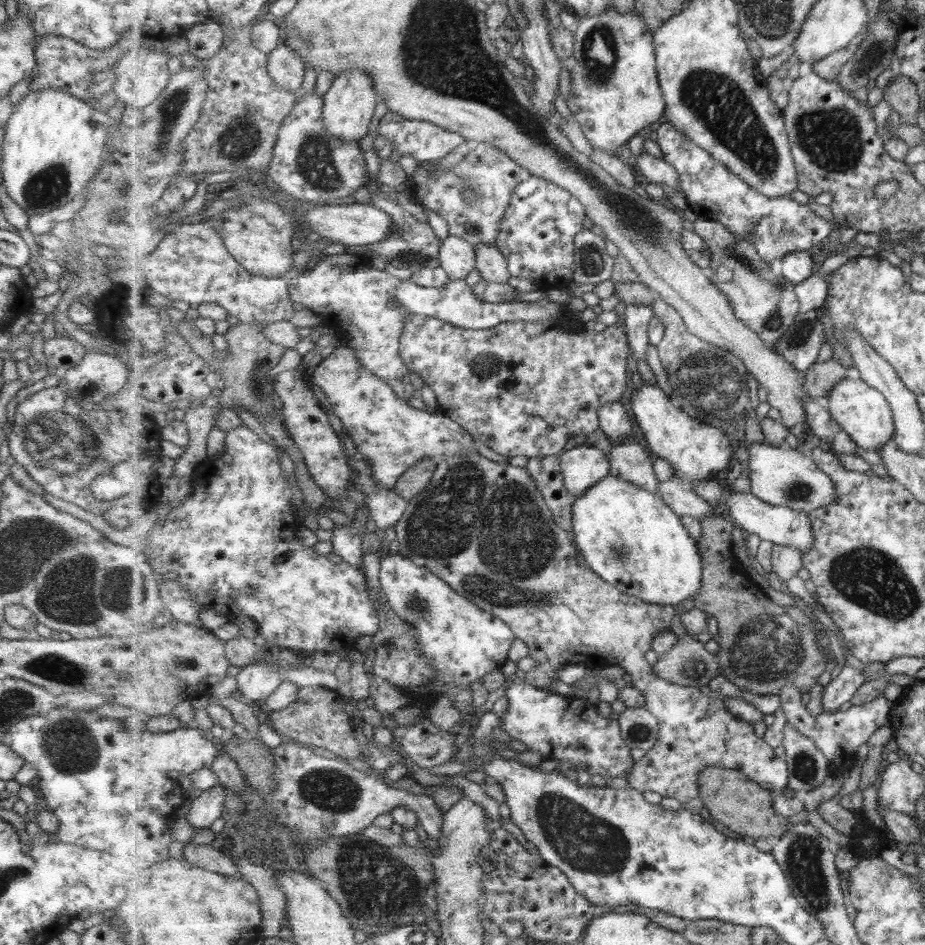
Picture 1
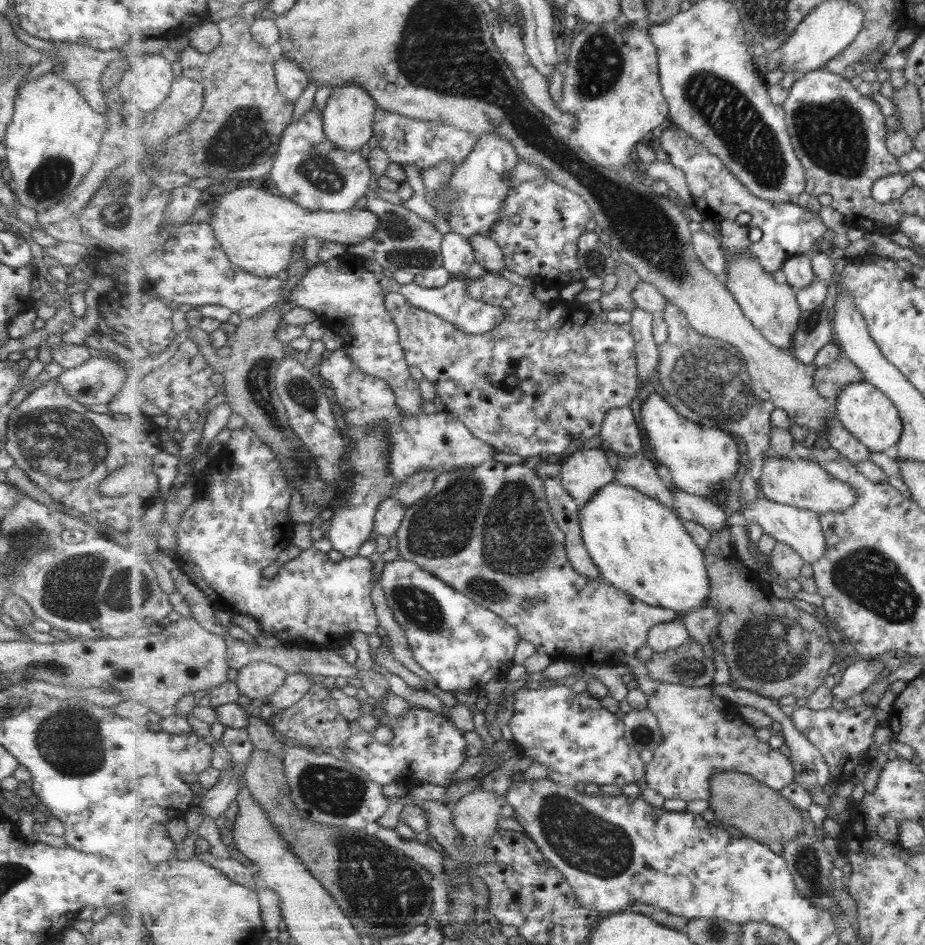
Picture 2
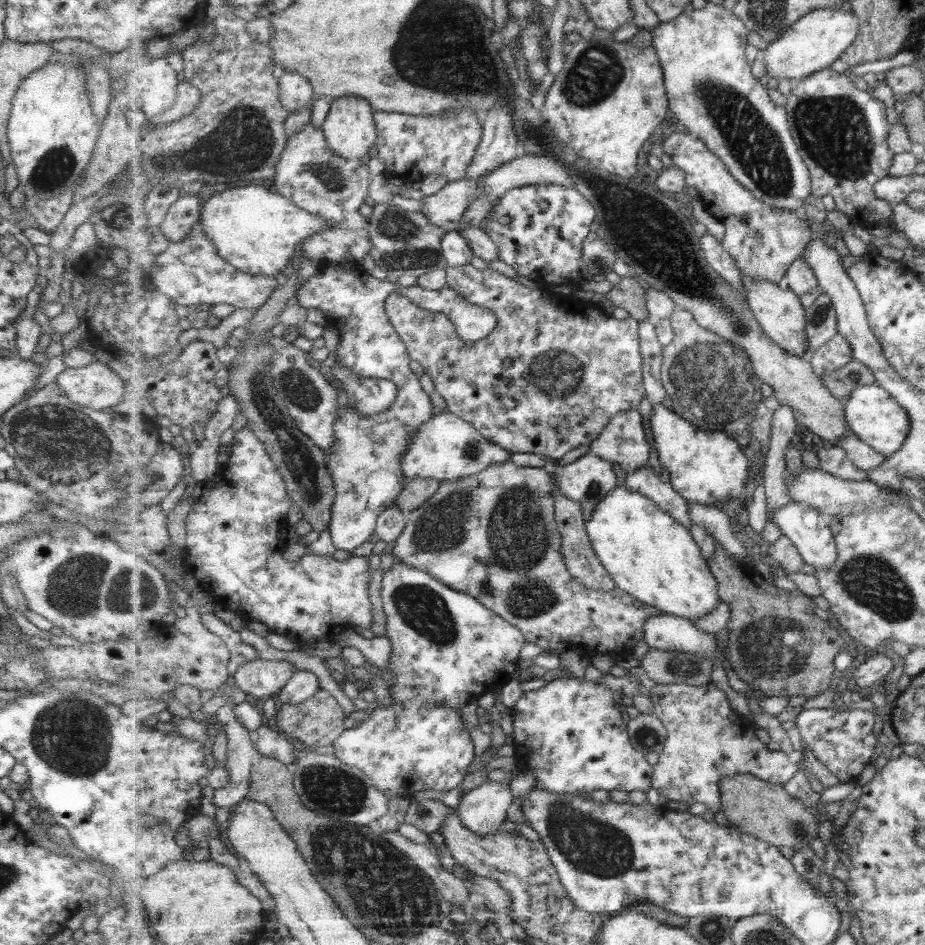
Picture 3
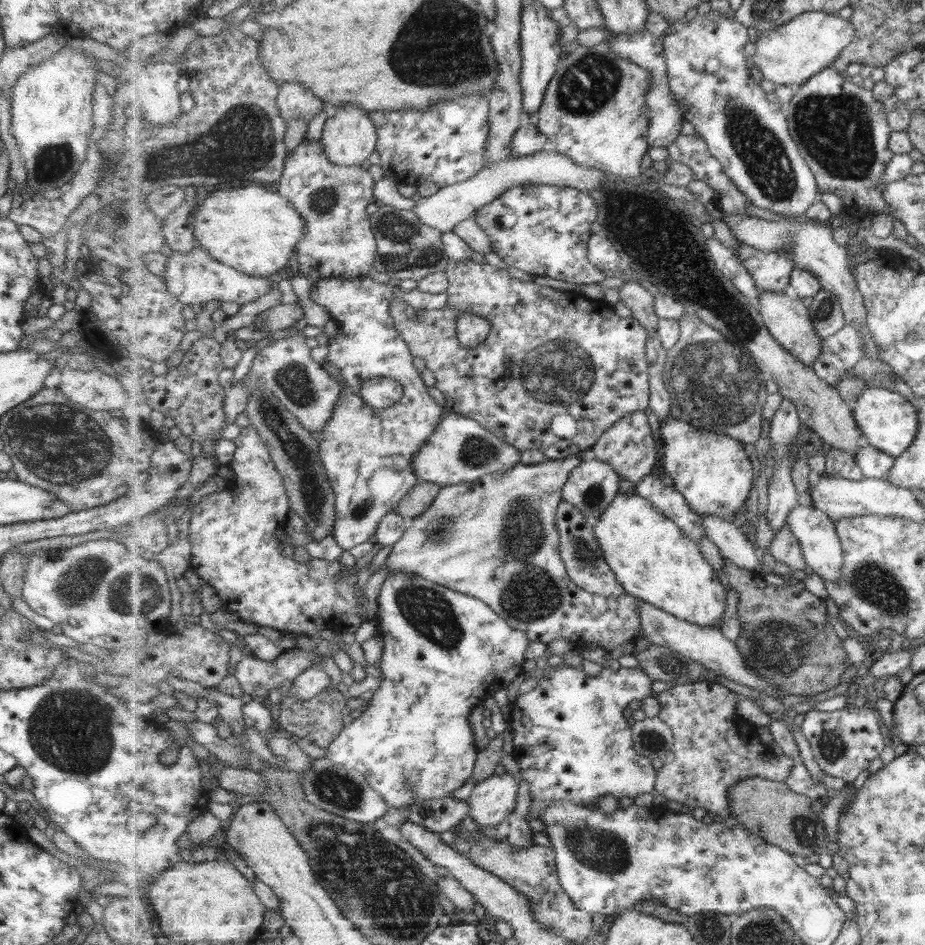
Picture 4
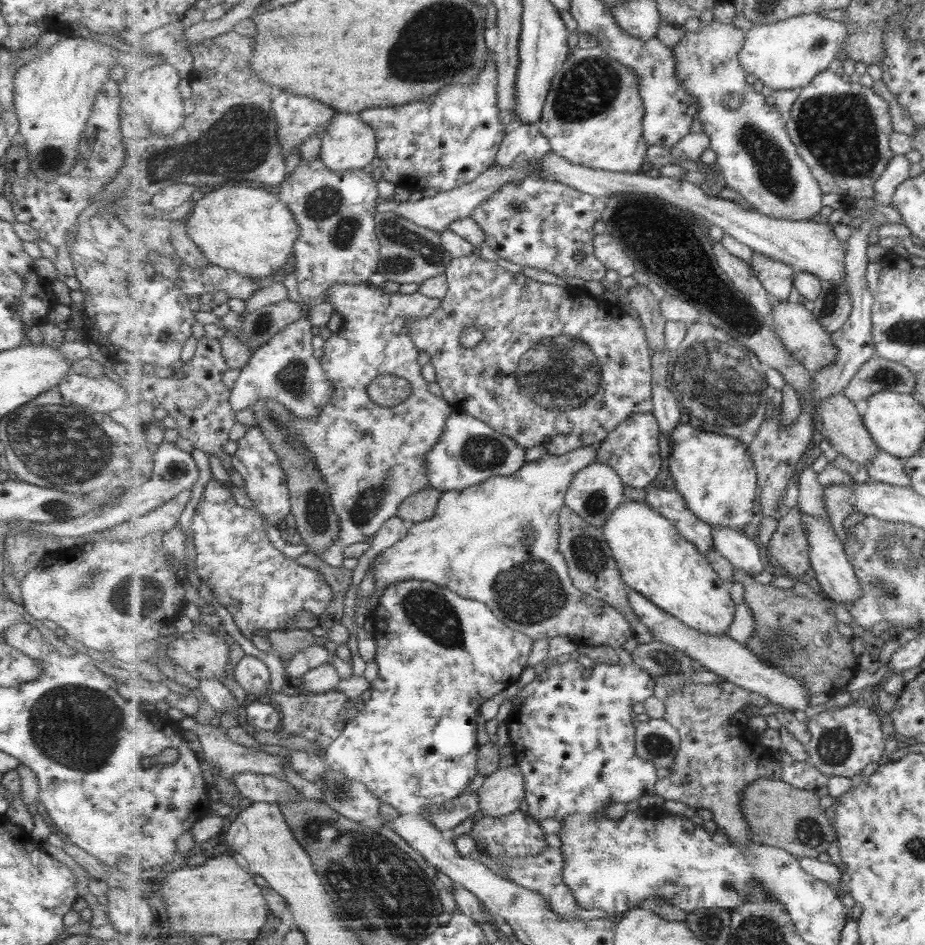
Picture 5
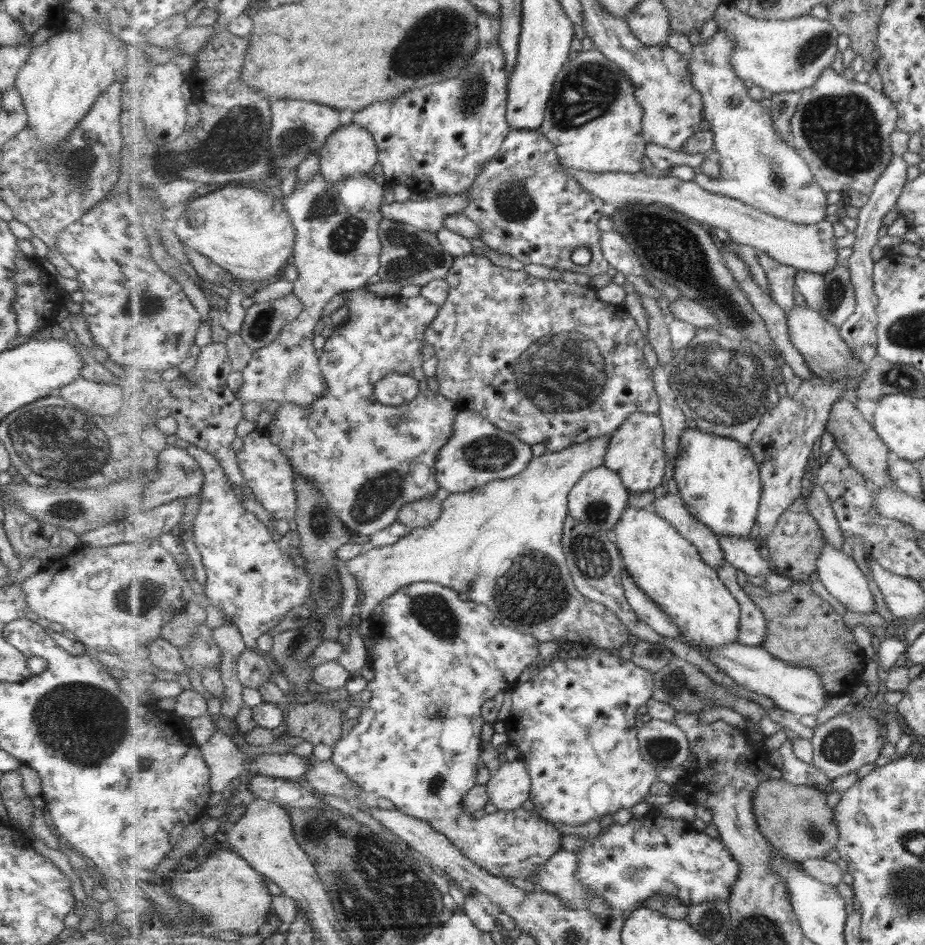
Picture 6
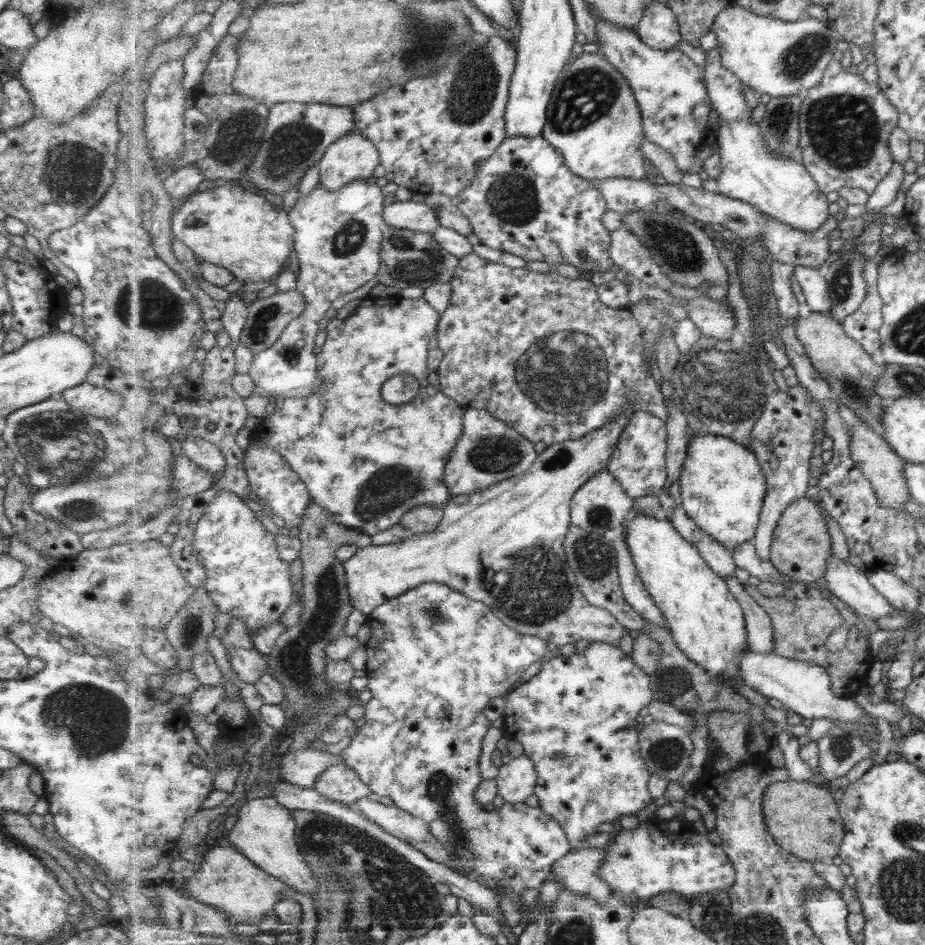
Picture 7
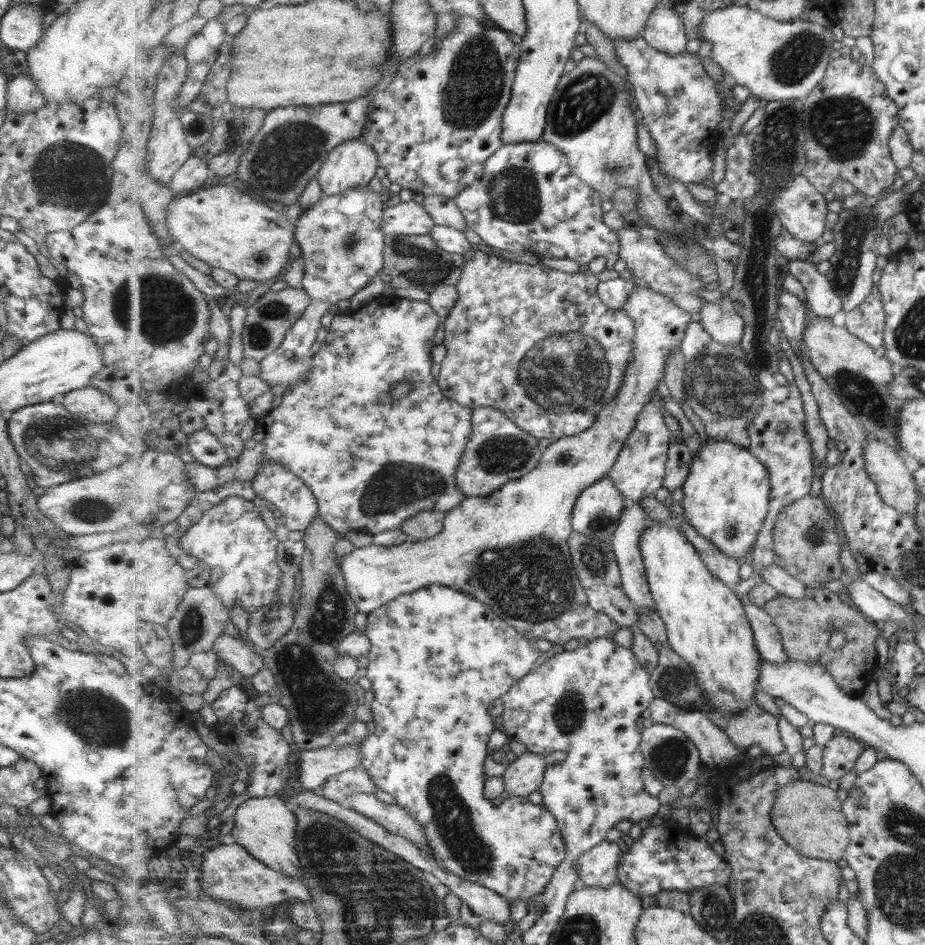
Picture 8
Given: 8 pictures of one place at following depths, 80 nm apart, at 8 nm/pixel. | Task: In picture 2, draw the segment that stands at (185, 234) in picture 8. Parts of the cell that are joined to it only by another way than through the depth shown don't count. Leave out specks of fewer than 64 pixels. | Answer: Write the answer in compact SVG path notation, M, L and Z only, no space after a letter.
M239 184L237 188L233 186L211 205L213 210L209 224L215 232L221 248L229 256L229 260L250 274L259 277L277 277L279 272L288 271L291 263L289 250L297 238L314 237L321 241L341 243L341 245L355 245L373 239L380 224L380 216L367 208L364 203L353 207L350 211L309 210L285 196L274 196L267 190L253 188L248 184L247 186Z

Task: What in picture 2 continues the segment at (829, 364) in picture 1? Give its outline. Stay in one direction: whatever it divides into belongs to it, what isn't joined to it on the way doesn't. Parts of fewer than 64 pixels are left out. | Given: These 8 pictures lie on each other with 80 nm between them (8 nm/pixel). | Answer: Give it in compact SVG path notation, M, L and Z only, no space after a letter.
M846 358L841 362L833 362L831 366L818 368L815 374L815 386L823 396L826 396L830 404L834 404L845 386L862 382L864 379L865 375L861 369Z

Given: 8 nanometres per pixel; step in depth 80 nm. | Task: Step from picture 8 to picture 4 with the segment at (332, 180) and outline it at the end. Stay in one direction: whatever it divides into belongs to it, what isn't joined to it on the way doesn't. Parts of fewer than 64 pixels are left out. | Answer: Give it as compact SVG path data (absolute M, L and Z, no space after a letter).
M345 103L336 105L324 123L321 141L324 144L326 155L334 162L343 166L367 165L367 158L376 150L378 132L376 124L369 112L361 105Z

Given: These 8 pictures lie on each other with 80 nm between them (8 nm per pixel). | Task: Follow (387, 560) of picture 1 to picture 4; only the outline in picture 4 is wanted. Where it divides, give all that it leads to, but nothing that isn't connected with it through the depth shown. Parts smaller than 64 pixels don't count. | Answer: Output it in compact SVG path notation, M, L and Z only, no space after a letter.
M403 571L391 573L384 580L379 593L378 610L376 621L379 624L384 645L382 657L377 666L380 669L383 680L379 688L374 691L373 697L369 701L369 708L365 709L361 716L345 726L336 741L327 748L326 757L338 765L344 766L345 770L355 770L355 772L363 774L371 788L381 794L392 810L394 808L405 808L405 806L411 809L411 806L418 804L422 800L447 797L450 792L465 786L465 783L473 778L479 750L475 746L475 738L473 730L471 730L471 722L469 722L471 711L476 706L482 705L487 698L493 698L493 694L497 690L509 688L513 678L517 678L520 673L524 672L523 665L527 660L525 659L525 652L527 652L530 640L525 631L512 627L504 618L501 618L500 614L497 614L492 607L485 604L480 598L463 594L461 591L451 590L449 587L431 582L421 575L404 573Z

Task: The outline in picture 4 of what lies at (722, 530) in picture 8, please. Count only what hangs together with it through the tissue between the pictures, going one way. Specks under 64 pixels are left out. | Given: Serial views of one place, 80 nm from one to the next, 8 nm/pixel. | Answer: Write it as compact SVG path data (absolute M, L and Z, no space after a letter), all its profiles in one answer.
M675 405L677 410L673 410L673 414L680 419L669 417L662 424L659 422L665 472L697 514L734 522L739 512L749 507L752 500L749 499L749 490L753 488L755 475L751 458L741 441L709 430L709 424L691 416L683 406Z

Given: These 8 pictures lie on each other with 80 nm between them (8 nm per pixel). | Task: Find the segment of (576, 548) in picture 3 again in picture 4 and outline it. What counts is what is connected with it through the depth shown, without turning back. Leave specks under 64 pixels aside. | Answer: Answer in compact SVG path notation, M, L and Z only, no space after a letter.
M561 501L557 512L557 528L560 530L560 553L569 576L585 590L604 597L618 597L627 593L615 571L605 560L599 539L594 533L594 522L589 521L573 504Z

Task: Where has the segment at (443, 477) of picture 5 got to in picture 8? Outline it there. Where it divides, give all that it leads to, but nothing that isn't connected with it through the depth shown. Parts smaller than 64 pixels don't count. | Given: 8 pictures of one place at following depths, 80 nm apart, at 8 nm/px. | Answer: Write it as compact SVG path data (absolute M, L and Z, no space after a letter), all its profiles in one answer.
M477 407L472 414L472 425L472 437L456 472L458 487L467 497L494 493L509 481L531 473L543 458L539 439L517 426L502 410Z

